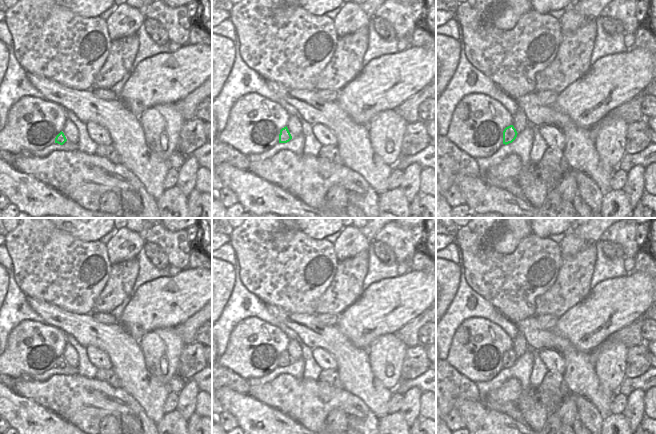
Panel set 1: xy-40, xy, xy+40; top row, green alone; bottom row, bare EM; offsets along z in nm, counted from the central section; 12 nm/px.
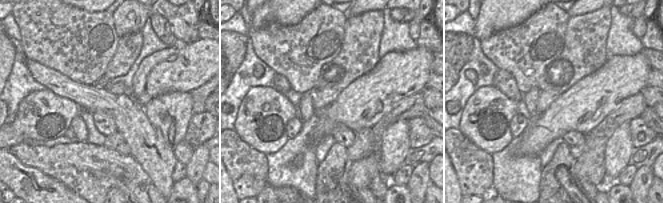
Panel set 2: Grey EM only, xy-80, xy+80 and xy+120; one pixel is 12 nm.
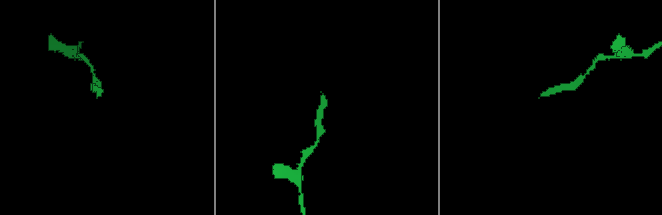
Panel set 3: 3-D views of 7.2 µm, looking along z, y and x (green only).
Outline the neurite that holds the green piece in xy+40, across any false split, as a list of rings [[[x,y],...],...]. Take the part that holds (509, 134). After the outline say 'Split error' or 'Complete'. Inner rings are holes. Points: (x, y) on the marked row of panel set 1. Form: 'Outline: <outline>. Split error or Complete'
Outline: [[[528,123],[525,129],[520,133],[516,131],[513,125],[506,127],[503,131],[503,144],[496,153],[488,158],[476,158],[480,170],[480,177],[489,185],[504,189],[514,196],[526,201],[527,199],[516,179],[497,179],[488,172],[488,169],[500,164],[502,160],[510,154],[516,154],[520,158],[523,166],[529,166],[531,164],[529,152],[532,147],[532,141],[533,129]]]. Split error.

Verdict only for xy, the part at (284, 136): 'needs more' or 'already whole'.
needs more

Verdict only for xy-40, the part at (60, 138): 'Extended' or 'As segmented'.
Extended.

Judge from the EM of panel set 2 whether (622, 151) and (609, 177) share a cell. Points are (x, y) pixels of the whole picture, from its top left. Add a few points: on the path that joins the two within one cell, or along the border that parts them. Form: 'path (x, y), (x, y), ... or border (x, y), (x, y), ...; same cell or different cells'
path (616, 157), (612, 171); same cell

